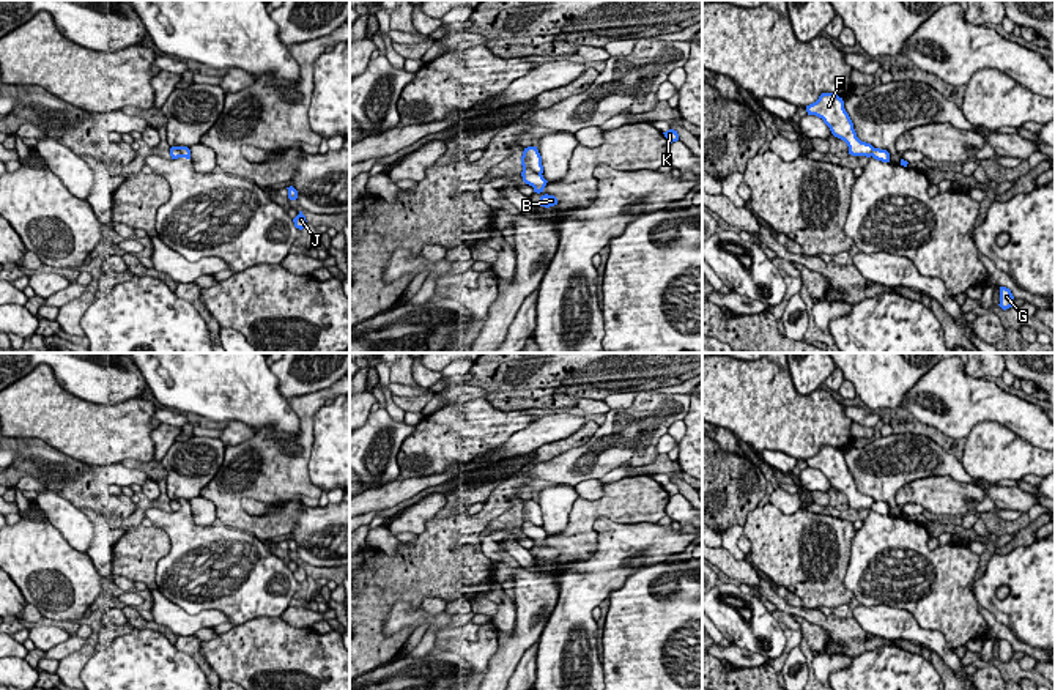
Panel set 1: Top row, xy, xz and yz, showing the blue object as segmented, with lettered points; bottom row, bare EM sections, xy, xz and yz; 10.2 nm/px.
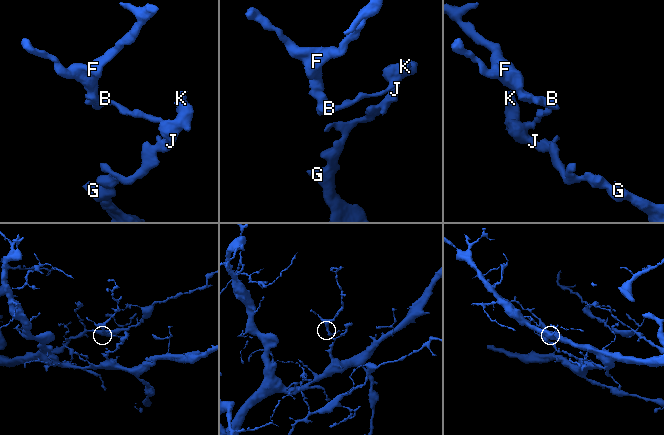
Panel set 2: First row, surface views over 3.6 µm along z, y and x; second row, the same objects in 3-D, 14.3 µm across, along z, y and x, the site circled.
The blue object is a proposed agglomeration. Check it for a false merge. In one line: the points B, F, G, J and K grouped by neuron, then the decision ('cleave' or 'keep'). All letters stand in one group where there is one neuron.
groups B G J K / F; cleave

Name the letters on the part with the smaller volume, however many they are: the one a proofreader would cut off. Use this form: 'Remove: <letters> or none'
Remove: F

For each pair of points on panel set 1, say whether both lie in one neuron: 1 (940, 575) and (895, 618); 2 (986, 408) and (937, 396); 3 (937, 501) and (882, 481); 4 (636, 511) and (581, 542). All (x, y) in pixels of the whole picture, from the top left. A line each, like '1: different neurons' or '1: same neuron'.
1: different neurons
2: same neuron
3: different neurons
4: same neuron

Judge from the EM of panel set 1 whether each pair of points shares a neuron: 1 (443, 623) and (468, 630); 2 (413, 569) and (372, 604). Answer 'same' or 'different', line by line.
1: same
2: same

